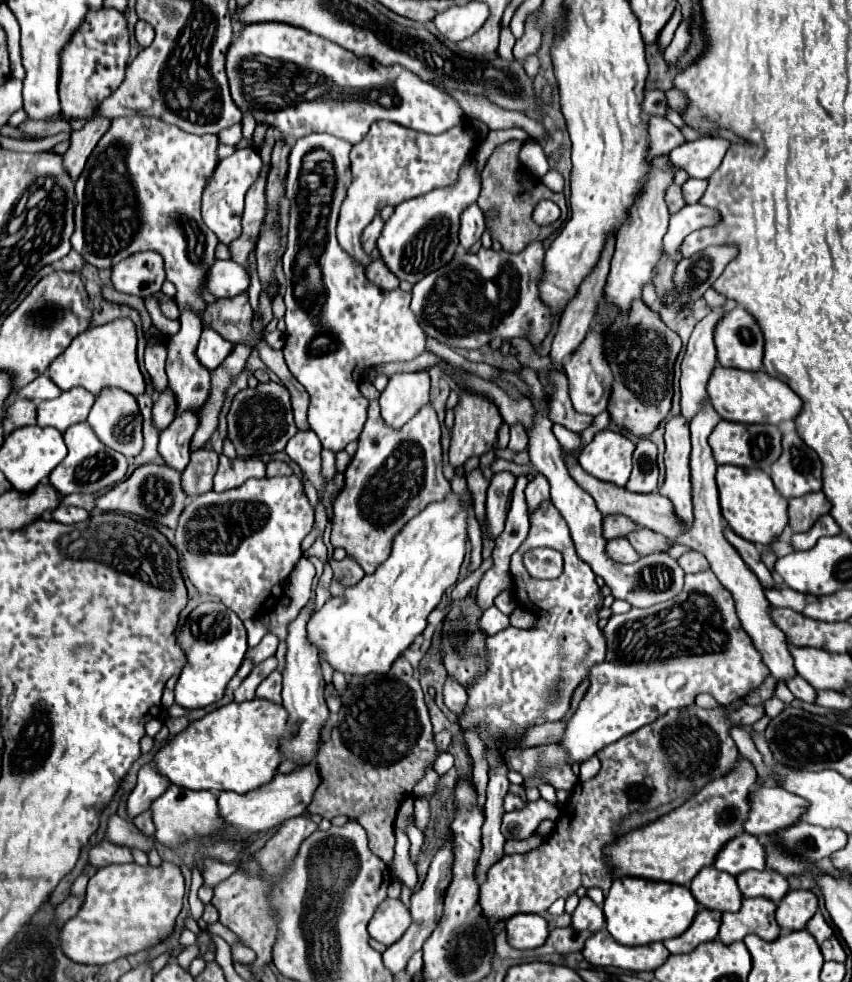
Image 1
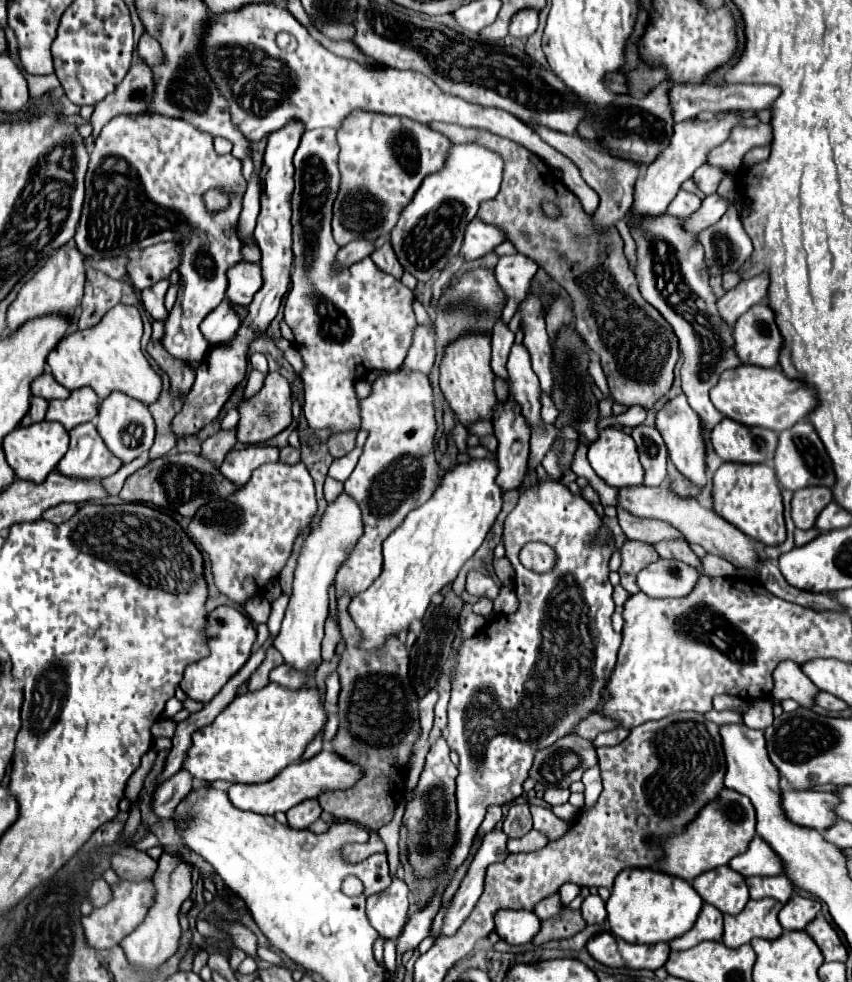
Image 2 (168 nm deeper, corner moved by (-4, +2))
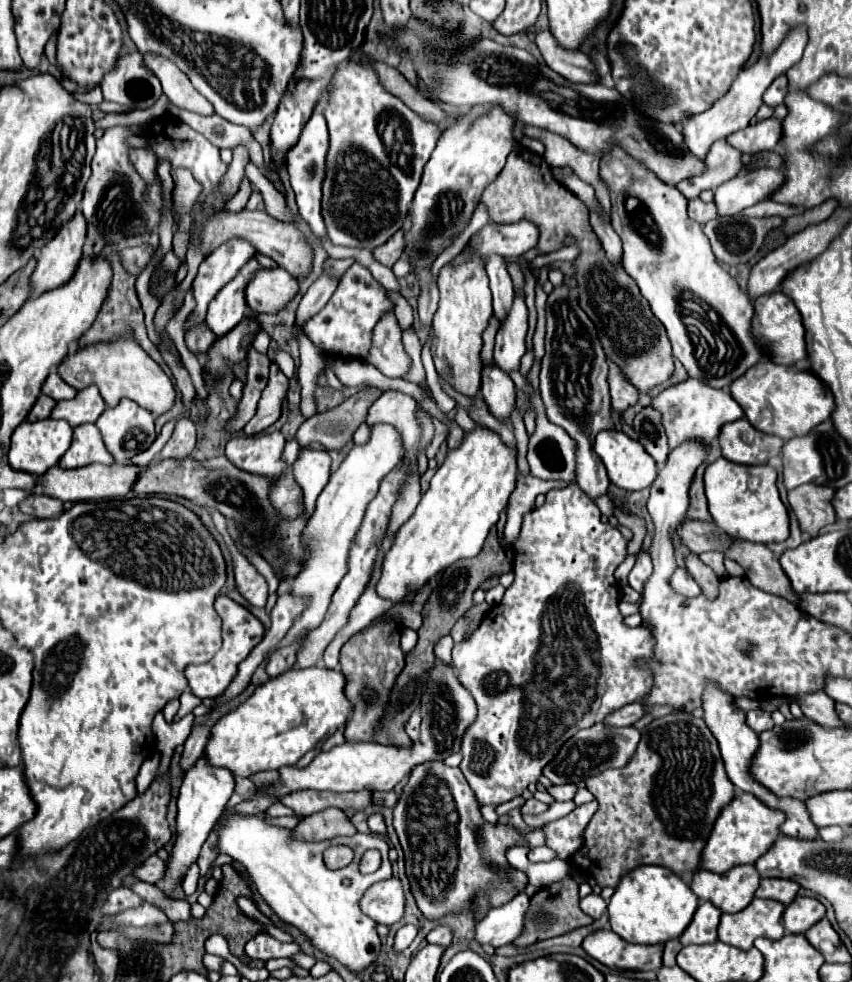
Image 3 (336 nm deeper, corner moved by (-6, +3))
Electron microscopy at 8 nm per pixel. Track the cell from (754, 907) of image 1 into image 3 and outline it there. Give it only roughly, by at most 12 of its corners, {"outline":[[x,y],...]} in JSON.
{"outline":[[753,899],[721,915],[719,941],[743,951],[757,937],[781,939],[785,905]]}

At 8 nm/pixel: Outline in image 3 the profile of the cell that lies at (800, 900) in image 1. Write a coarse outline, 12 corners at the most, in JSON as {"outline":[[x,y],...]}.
{"outline":[[795,897],[783,913],[787,933],[805,933],[825,917],[813,897]]}

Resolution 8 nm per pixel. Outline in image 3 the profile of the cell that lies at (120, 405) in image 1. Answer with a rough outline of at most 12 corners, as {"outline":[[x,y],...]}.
{"outline":[[131,399],[95,425],[117,463],[155,441],[153,415]]}

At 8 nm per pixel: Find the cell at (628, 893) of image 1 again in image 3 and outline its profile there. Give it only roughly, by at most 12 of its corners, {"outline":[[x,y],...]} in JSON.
{"outline":[[665,867],[627,873],[609,901],[627,943],[677,939],[699,905]]}

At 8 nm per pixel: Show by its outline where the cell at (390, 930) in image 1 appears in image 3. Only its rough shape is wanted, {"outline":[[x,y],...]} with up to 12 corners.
{"outline":[[401,881],[373,883],[359,907],[391,927],[405,909]]}

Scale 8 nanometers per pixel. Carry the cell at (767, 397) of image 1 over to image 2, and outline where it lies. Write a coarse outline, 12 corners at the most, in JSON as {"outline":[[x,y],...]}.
{"outline":[[737,366],[711,390],[745,426],[783,432],[817,404],[779,368]]}

